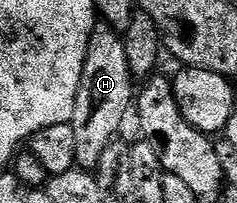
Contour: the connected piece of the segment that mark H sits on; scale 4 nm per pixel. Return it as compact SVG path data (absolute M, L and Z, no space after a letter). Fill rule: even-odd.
M108 26L94 27L89 36L83 74L79 78L79 90L75 94L75 110L71 121L75 130L73 163L76 167L82 170L97 169L103 150L109 146L110 141L118 139L117 131L122 123L122 115L134 104L135 77L127 66L124 39Z

